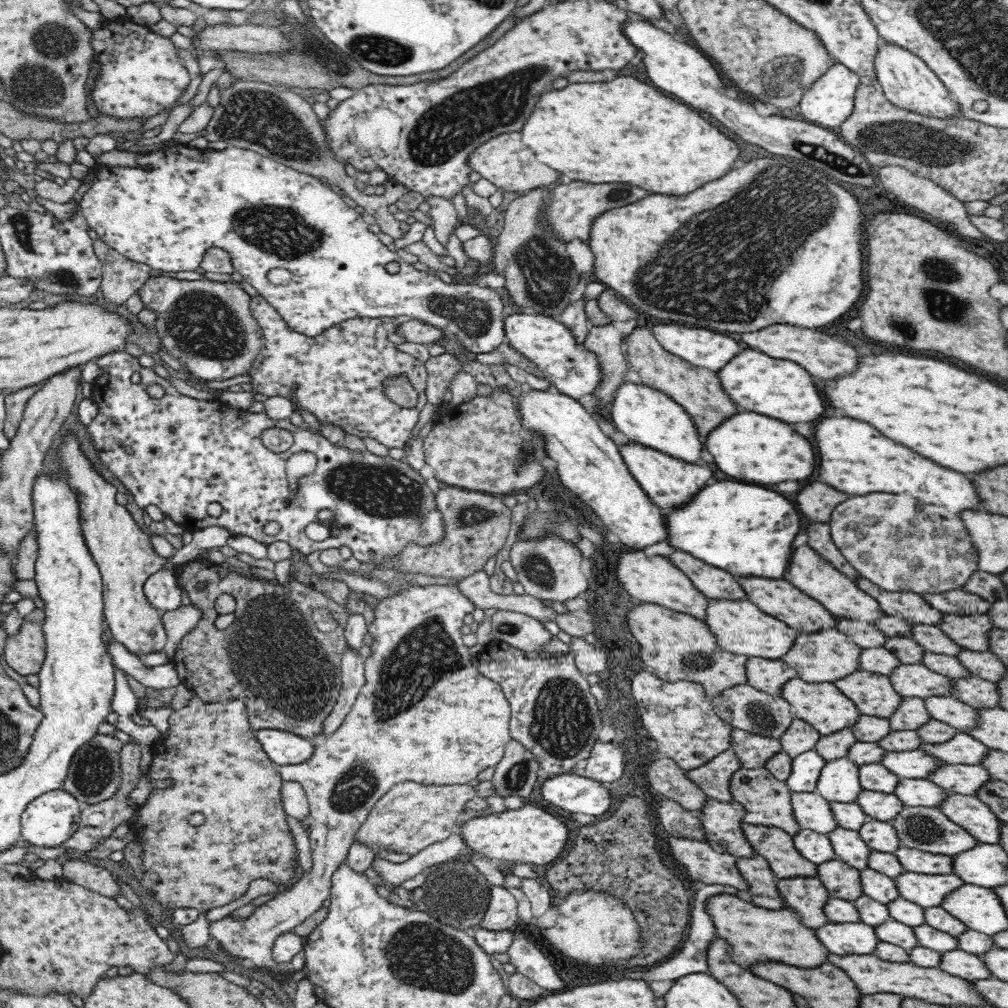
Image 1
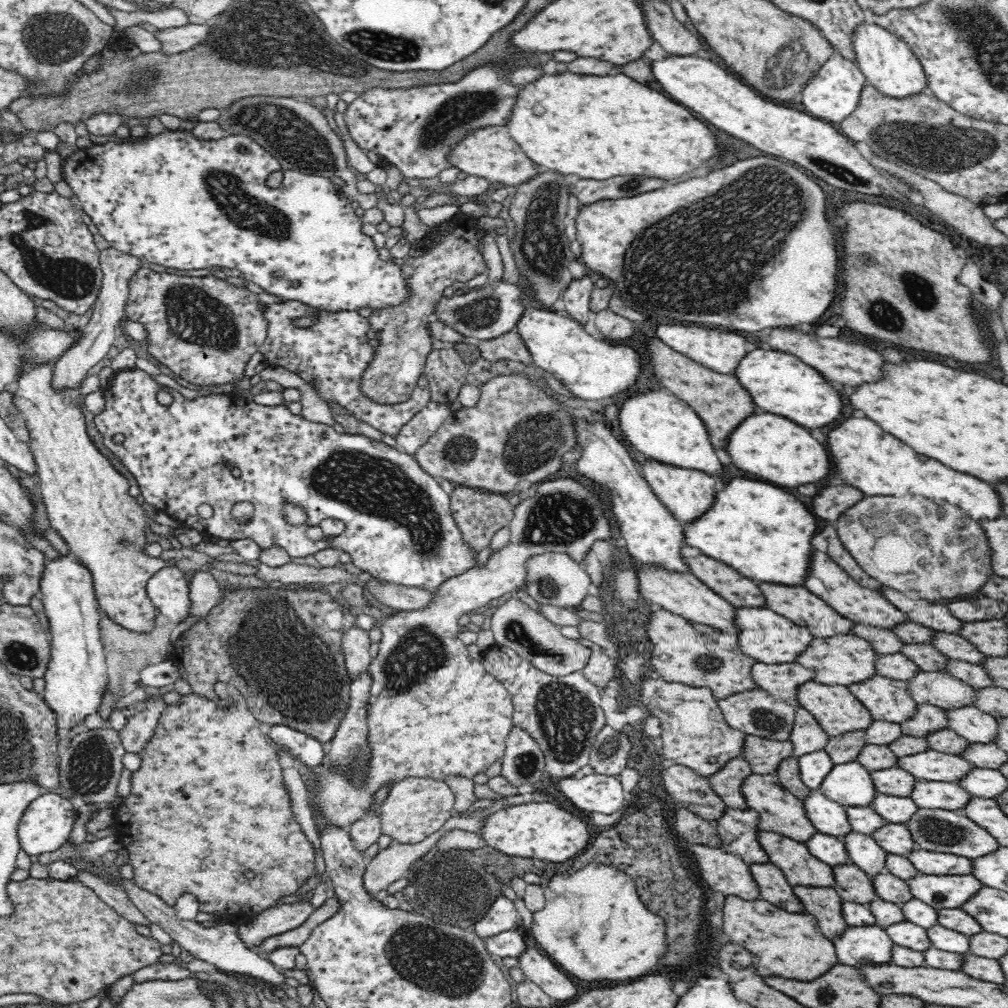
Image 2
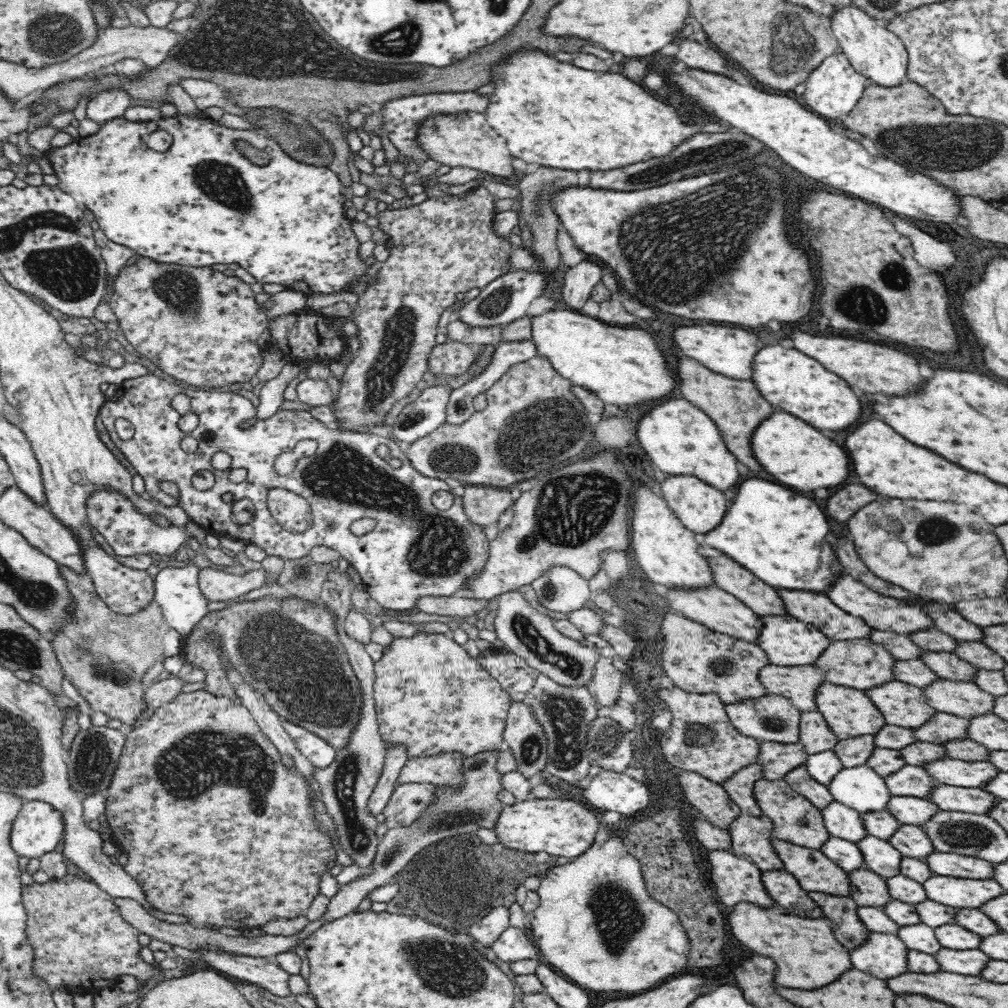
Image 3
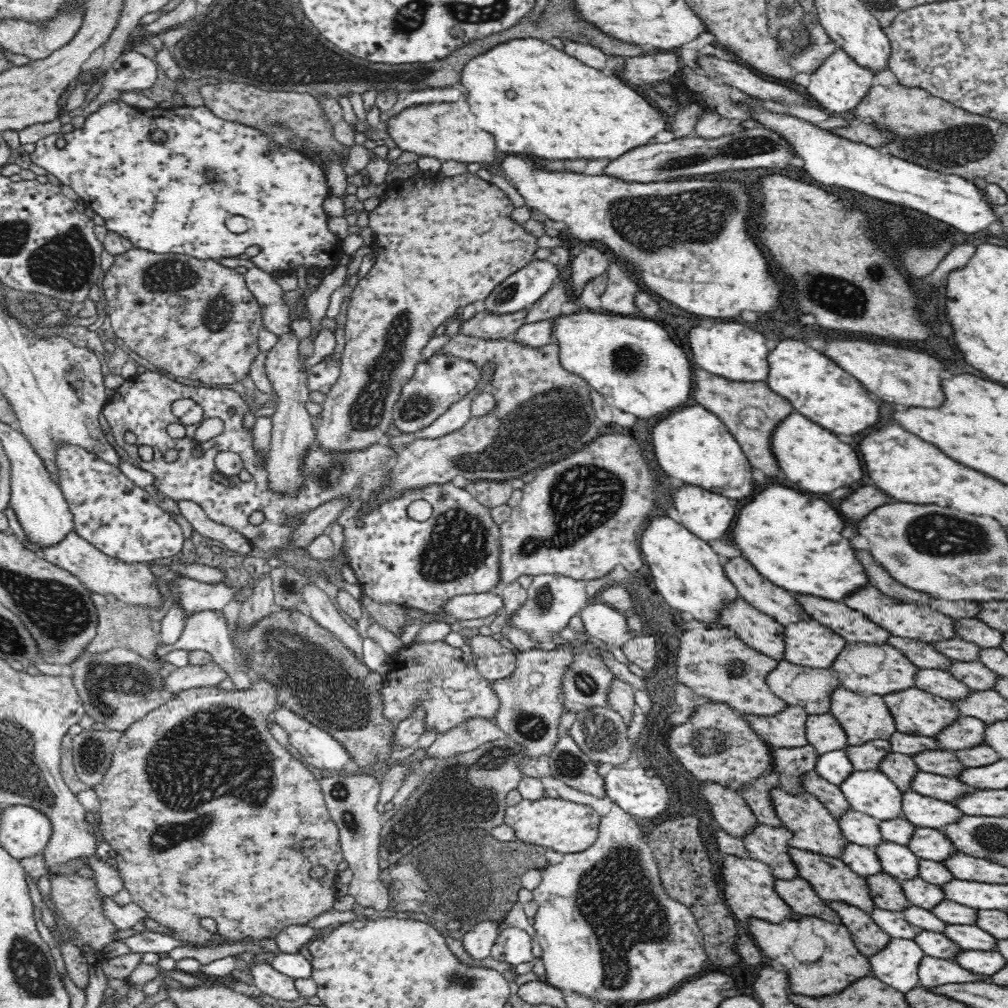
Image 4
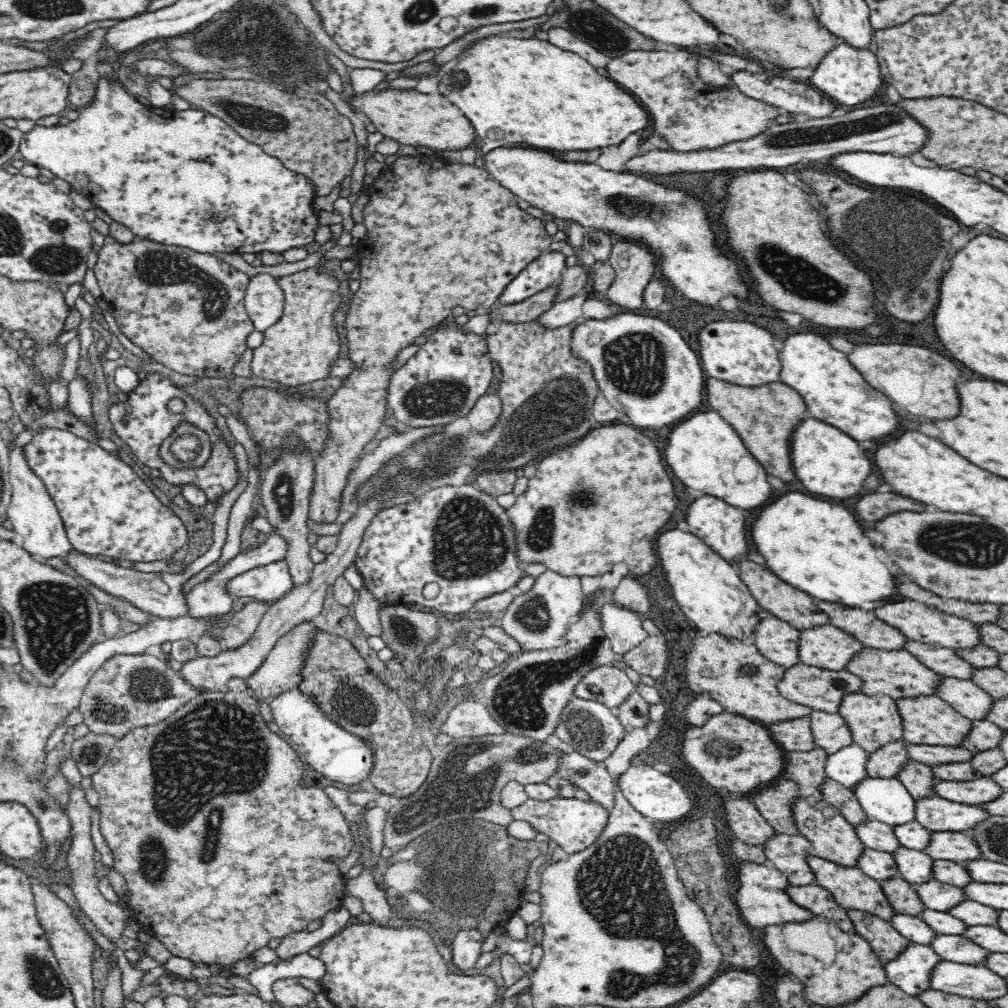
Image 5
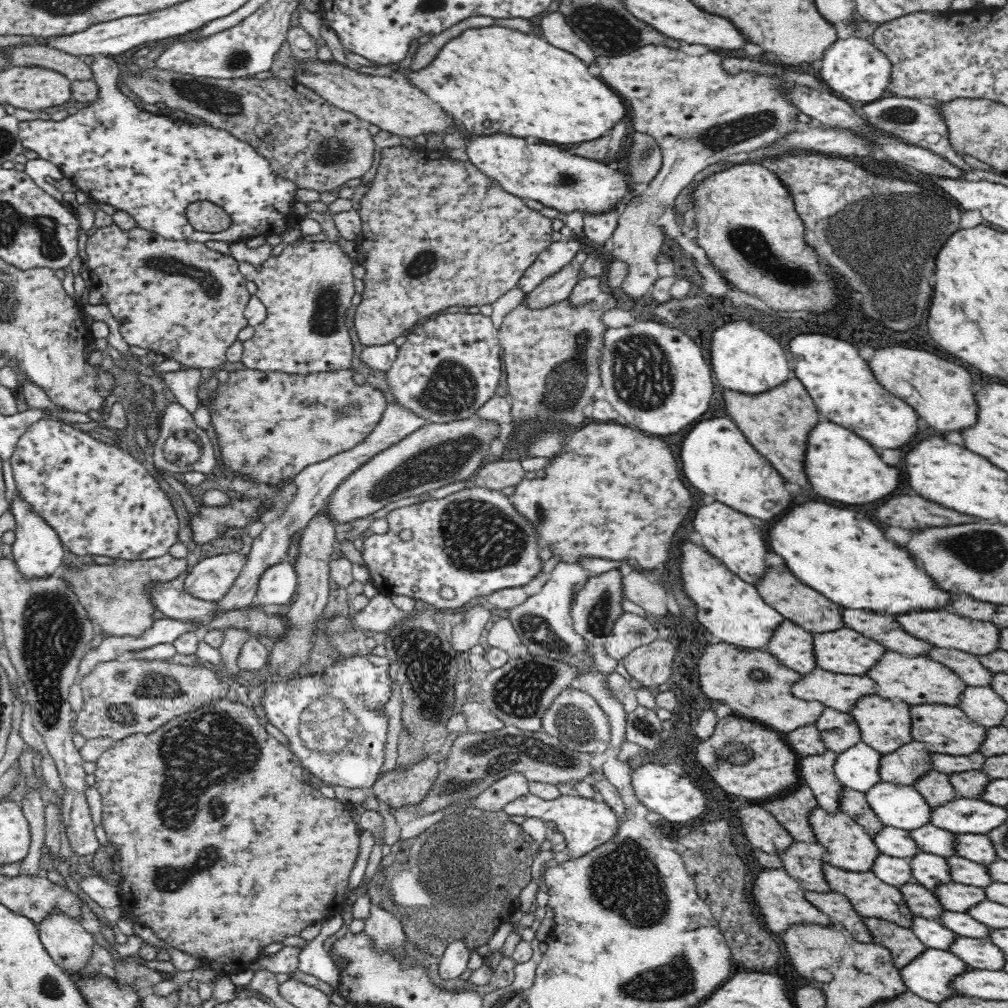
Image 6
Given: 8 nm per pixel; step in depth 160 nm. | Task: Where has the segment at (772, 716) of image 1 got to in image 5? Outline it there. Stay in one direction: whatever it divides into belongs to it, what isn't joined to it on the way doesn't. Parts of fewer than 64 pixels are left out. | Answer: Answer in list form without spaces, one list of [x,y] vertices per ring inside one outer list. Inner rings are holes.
[[[802,717],[765,726],[773,736],[773,739],[785,752],[805,753],[817,747],[811,733],[810,717]]]

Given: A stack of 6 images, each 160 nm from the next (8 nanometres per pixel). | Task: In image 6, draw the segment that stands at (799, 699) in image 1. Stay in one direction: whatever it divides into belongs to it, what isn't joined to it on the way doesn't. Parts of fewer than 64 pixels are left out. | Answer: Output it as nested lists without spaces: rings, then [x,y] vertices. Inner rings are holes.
[[[881,696],[862,697],[850,711],[861,732],[861,741],[883,755],[898,750],[901,746],[913,741],[911,705],[904,701],[884,700]]]

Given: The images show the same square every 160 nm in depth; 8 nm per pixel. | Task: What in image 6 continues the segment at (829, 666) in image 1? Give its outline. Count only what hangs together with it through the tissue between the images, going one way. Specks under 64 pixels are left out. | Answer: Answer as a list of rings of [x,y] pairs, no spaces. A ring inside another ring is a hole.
[[[886,652],[878,666],[866,674],[876,681],[876,692],[882,698],[898,698],[911,706],[916,705],[948,705],[959,707],[961,694],[967,684],[950,667],[930,659],[928,656],[908,658],[898,652]]]

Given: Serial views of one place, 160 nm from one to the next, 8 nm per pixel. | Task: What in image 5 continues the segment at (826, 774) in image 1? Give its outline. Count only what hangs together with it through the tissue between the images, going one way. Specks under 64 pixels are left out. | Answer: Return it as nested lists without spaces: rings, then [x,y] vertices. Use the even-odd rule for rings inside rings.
[[[868,777],[853,791],[870,820],[893,827],[916,821],[917,800],[900,779]]]

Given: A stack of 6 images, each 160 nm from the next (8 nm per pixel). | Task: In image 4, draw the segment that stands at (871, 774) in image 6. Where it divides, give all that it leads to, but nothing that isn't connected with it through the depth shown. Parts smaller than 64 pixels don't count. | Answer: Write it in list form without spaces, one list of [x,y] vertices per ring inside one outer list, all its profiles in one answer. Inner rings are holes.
[[[847,749],[833,750],[818,757],[815,771],[824,780],[840,786],[855,770]]]

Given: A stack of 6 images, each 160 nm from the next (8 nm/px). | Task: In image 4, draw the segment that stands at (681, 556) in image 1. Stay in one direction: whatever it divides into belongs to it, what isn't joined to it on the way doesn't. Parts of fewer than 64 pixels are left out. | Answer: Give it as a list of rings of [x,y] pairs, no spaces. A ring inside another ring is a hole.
[[[734,558],[723,567],[740,597],[762,613],[786,625],[813,619],[794,594],[774,586],[772,582],[766,582],[766,578],[762,578],[762,574],[758,574],[748,560]]]

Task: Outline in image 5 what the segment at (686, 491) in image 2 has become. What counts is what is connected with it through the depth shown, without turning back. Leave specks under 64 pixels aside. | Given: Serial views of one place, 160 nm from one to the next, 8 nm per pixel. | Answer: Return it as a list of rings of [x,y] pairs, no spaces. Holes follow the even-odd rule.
[[[703,495],[702,498],[698,498],[688,508],[686,520],[688,520],[693,536],[700,538],[710,549],[715,550],[734,567],[738,566],[741,561],[741,559],[737,559],[738,556],[745,556],[748,548],[750,548],[748,536],[744,536],[744,532],[746,532],[746,526],[744,526],[746,524],[746,516],[744,516],[744,512],[718,498],[709,495]]]

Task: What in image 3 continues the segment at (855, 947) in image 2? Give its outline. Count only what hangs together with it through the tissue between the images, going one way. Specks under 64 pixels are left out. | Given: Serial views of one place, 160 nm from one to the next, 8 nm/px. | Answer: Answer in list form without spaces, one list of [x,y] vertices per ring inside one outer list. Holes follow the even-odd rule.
[[[871,932],[866,944],[850,950],[854,969],[888,980],[907,973],[909,948],[898,935]]]

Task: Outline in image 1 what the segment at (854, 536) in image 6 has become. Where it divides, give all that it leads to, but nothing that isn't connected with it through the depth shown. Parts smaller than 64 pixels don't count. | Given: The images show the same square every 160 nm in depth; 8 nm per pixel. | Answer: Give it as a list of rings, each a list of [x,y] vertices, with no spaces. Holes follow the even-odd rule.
[[[730,480],[706,486],[690,506],[682,506],[674,510],[670,516],[666,516],[666,520],[670,532],[670,546],[690,552],[694,558],[700,558],[730,574],[766,576],[766,578],[784,578],[792,556],[792,542],[800,534],[800,526],[802,526],[794,504],[786,500],[782,494],[762,486],[730,482]]]

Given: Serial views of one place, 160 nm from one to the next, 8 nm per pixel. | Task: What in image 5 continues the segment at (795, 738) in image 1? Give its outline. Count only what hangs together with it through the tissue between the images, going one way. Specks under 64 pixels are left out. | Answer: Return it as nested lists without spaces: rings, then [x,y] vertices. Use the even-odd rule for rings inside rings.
[[[813,710],[809,717],[814,742],[829,755],[853,743],[851,730],[839,712],[830,714],[823,710]]]

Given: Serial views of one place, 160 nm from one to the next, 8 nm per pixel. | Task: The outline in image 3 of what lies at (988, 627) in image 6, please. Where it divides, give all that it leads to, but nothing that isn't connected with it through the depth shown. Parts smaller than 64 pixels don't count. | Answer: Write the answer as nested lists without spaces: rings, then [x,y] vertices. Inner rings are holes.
[[[840,576],[836,584],[828,590],[828,598],[846,610],[848,614],[860,616],[872,628],[881,631],[894,631],[901,635],[910,636],[914,631],[923,631],[934,628],[934,619],[926,612],[926,608],[911,605],[906,601],[900,601],[882,594],[872,592],[872,589],[850,576]]]

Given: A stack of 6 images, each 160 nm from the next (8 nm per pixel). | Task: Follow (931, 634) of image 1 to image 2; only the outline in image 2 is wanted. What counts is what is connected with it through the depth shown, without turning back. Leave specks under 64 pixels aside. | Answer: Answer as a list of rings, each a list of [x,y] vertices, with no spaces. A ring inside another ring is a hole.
[[[935,631],[931,643],[950,659],[983,665],[988,658],[986,654],[982,654],[974,644],[960,634]]]

